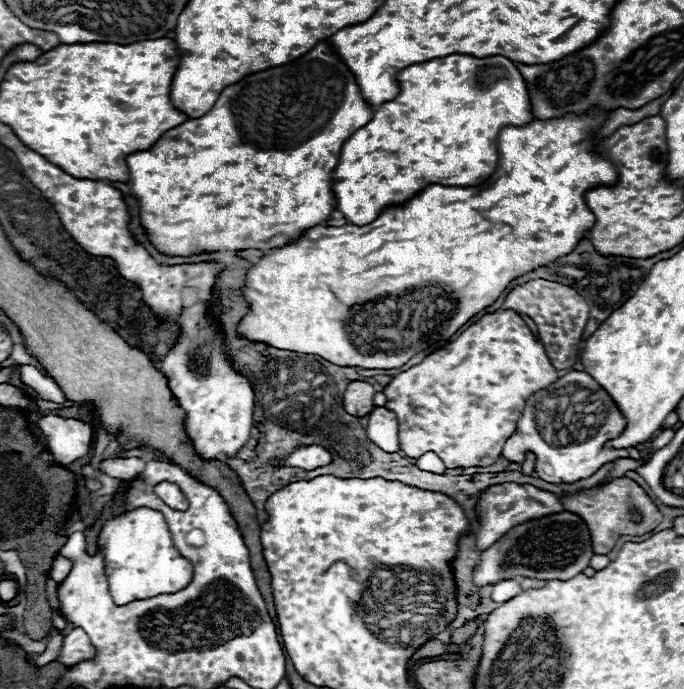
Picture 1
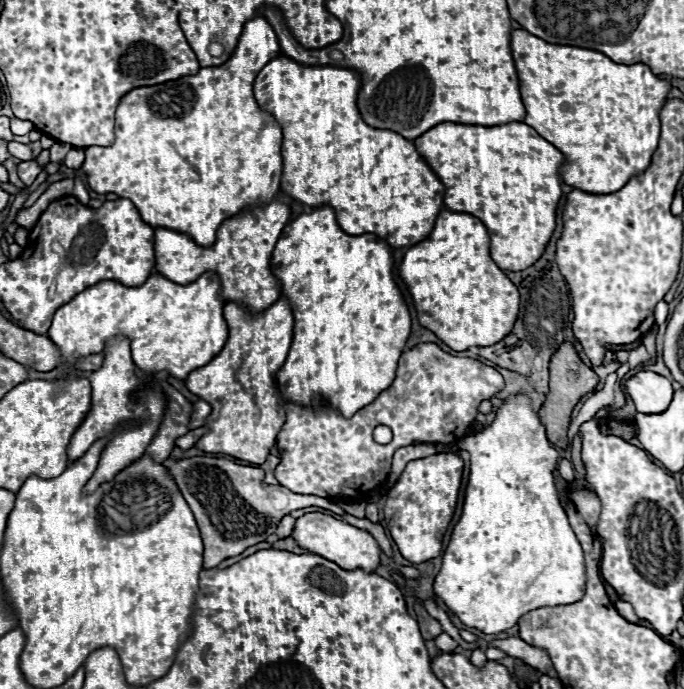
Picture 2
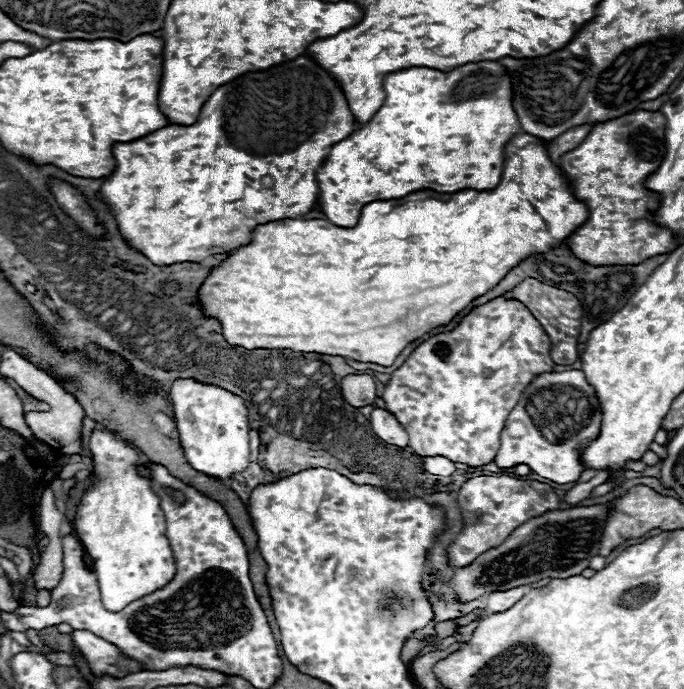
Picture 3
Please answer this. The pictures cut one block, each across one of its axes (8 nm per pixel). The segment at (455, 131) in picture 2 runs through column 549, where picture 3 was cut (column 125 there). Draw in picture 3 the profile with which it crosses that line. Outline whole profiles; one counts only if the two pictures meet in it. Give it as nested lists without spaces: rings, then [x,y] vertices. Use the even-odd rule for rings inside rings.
[[[298,56],[290,62],[284,64],[276,64],[268,70],[262,72],[246,72],[242,76],[238,76],[232,82],[222,84],[220,88],[216,88],[210,98],[204,102],[198,120],[192,126],[164,126],[152,134],[146,134],[138,140],[132,142],[114,142],[112,146],[112,154],[116,158],[116,168],[114,172],[102,182],[100,190],[98,190],[98,198],[110,208],[110,214],[114,216],[118,230],[122,234],[122,238],[140,254],[144,254],[152,264],[156,266],[170,266],[176,262],[200,262],[212,254],[224,254],[224,252],[232,252],[236,248],[240,248],[242,244],[250,242],[252,230],[258,224],[266,224],[270,220],[284,220],[284,218],[300,218],[302,214],[310,212],[316,204],[316,196],[318,196],[318,186],[316,186],[316,168],[324,162],[324,158],[328,156],[328,148],[344,138],[348,138],[354,132],[356,124],[354,118],[348,110],[346,98],[340,90],[340,86],[336,84],[336,80],[324,72],[310,56]]]

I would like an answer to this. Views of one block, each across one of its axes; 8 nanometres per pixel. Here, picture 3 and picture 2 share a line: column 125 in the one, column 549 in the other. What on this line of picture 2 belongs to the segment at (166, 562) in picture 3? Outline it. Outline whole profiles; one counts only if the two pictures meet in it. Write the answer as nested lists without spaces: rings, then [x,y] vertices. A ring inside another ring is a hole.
[[[516,394],[516,396],[510,396],[502,402],[500,408],[496,408],[496,418],[490,426],[482,428],[478,434],[474,436],[466,436],[464,440],[458,442],[458,446],[462,450],[468,450],[470,452],[470,478],[468,478],[468,486],[466,486],[466,498],[464,498],[464,510],[462,510],[462,516],[458,520],[458,524],[454,526],[452,530],[452,540],[446,548],[446,554],[444,554],[444,562],[442,562],[442,570],[440,574],[436,576],[436,582],[434,582],[434,594],[440,596],[444,600],[444,604],[466,624],[466,626],[472,626],[472,628],[478,628],[480,632],[484,634],[500,634],[508,628],[512,628],[522,614],[530,612],[530,610],[536,610],[536,608],[554,608],[554,606],[562,606],[562,604],[572,604],[576,600],[580,600],[584,596],[584,586],[586,586],[586,568],[584,568],[584,552],[568,524],[568,518],[566,518],[566,512],[560,504],[560,496],[558,496],[558,490],[556,490],[556,484],[554,484],[554,470],[556,470],[556,464],[560,460],[560,454],[558,450],[554,448],[554,444],[546,438],[546,430],[538,418],[538,414],[534,412],[532,404],[530,404],[530,398],[526,394]]]

